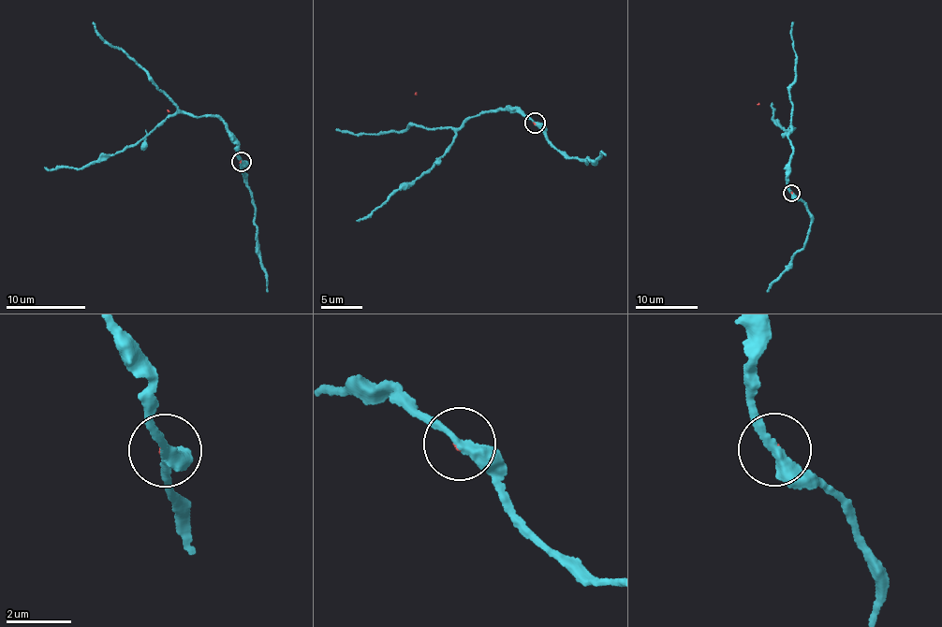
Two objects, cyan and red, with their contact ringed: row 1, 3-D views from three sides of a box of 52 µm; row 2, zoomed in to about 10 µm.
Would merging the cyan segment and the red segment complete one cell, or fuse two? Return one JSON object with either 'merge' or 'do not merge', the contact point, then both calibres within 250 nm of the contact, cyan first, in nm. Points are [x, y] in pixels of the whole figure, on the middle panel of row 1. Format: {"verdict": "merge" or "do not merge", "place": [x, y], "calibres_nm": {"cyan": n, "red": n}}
{"verdict": "do not merge", "place": [535, 123], "calibres_nm": {"cyan": 320, "red": 50}}

